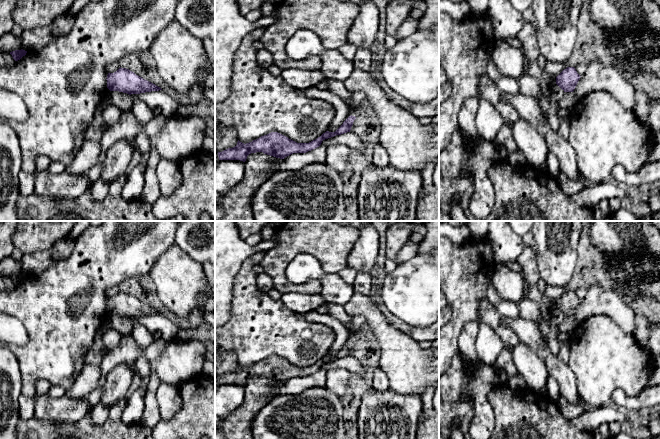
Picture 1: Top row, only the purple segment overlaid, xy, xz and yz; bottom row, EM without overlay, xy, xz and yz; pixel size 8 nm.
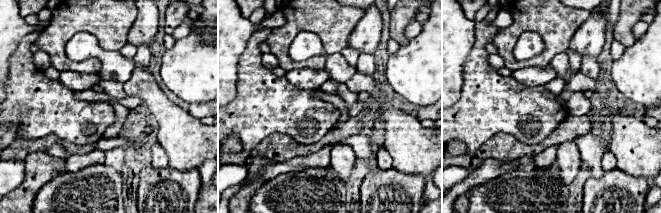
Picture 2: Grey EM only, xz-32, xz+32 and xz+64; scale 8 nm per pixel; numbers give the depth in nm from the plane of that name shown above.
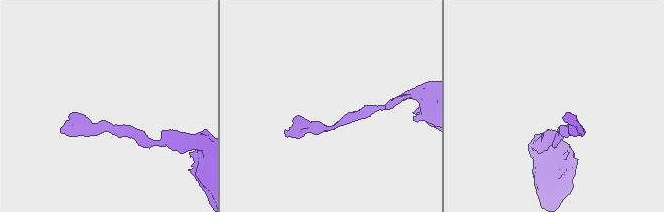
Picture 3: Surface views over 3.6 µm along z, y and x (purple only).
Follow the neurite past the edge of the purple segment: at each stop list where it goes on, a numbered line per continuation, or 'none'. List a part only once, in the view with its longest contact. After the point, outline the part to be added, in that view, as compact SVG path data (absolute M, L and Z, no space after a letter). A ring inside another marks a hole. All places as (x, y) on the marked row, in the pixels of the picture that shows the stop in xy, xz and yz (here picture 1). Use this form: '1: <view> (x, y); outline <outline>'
none

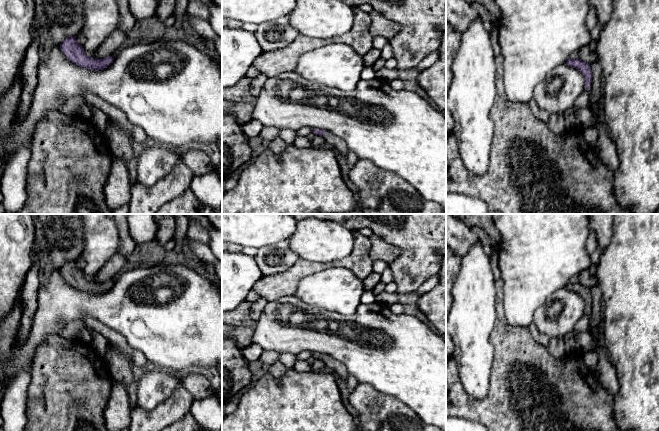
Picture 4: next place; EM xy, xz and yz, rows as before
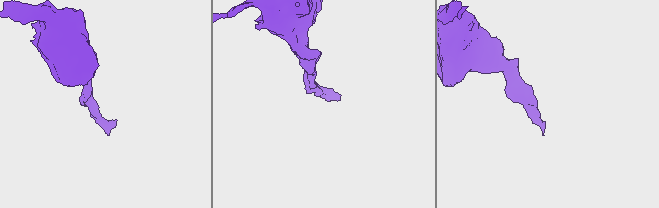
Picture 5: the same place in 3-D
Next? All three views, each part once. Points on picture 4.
1: xz (340, 144); outline M327 131L324 136L323 136L329 143L331 143L332 145L334 145L342 155L347 156L349 153L349 149L347 147L346 142L339 138L338 136L336 136L335 134Z

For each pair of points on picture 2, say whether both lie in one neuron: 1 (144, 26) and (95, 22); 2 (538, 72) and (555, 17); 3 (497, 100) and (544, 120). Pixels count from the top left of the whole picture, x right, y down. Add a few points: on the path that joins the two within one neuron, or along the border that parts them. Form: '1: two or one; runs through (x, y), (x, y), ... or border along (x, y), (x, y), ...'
1: two; border along (137, 10), (137, 16), (128, 33), (127, 42)
2: two; border along (549, 64), (524, 67), (517, 70)
3: one; runs through (509, 107), (532, 113)

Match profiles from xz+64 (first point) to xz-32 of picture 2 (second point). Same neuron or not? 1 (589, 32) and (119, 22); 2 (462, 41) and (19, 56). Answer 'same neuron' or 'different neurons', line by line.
1: different neurons
2: different neurons

